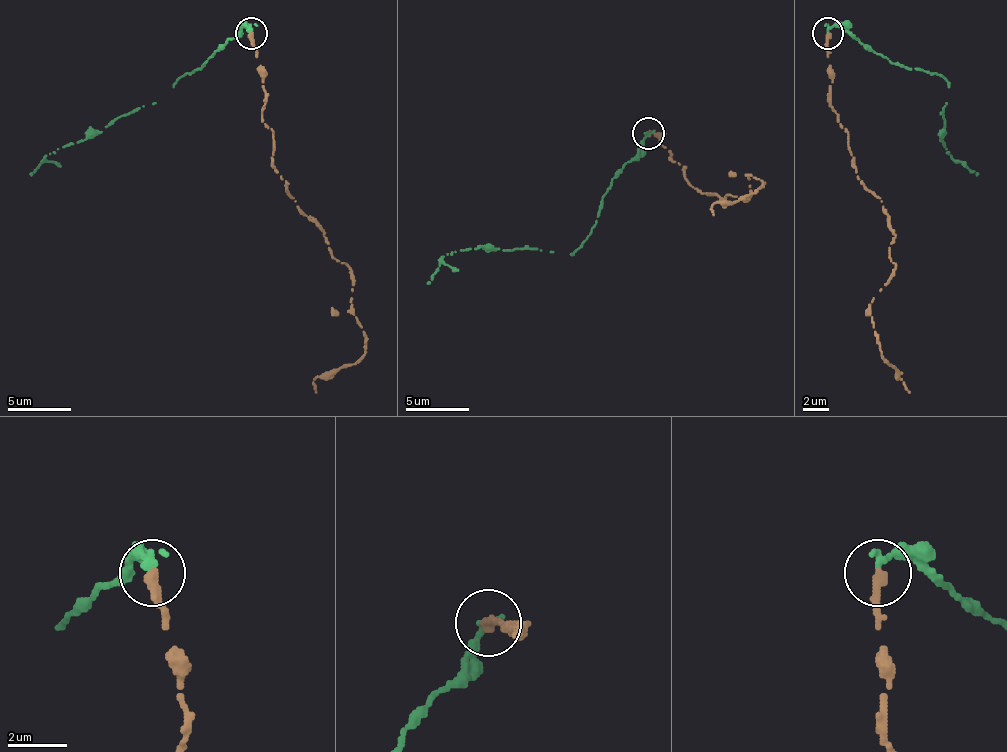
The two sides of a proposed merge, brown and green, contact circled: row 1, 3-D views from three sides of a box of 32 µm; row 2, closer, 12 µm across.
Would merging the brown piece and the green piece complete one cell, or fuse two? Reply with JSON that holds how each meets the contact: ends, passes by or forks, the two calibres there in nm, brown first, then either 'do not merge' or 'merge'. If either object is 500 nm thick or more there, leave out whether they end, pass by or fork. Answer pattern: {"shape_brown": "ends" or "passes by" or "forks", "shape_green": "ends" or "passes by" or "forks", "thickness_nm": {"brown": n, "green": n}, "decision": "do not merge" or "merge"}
{"shape_brown": "ends", "shape_green": "ends", "thickness_nm": {"brown": 400, "green": 320}, "decision": "do not merge"}

